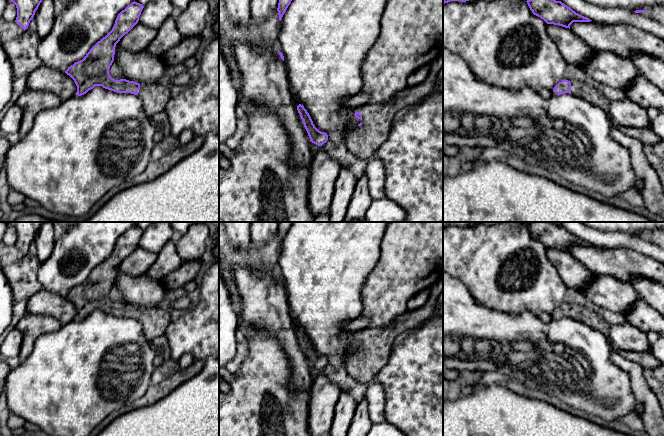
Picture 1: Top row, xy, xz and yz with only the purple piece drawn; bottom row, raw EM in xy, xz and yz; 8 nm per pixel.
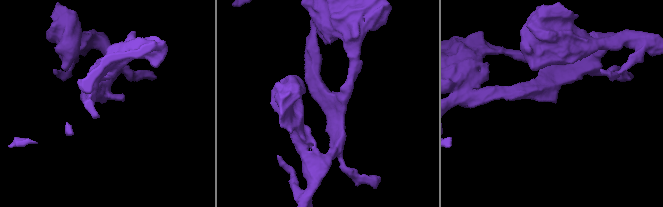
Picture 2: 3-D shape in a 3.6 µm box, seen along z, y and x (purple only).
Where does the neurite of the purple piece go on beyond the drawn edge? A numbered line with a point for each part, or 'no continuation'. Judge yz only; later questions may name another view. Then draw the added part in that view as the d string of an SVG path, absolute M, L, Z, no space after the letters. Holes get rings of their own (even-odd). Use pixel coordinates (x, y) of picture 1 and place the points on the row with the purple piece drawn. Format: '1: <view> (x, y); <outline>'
1: yz (580, 89); M571 80L570 83L572 95L589 100L593 105L600 107L611 120L613 127L621 132L639 140L643 145L656 144L662 140L653 130L623 127L616 124L609 115L610 101L602 92L578 80Z

